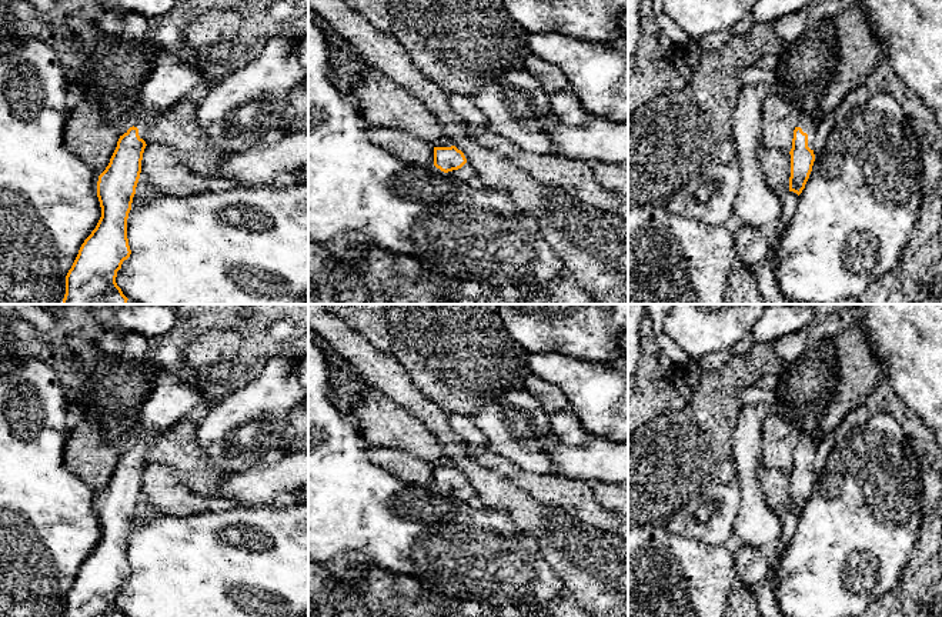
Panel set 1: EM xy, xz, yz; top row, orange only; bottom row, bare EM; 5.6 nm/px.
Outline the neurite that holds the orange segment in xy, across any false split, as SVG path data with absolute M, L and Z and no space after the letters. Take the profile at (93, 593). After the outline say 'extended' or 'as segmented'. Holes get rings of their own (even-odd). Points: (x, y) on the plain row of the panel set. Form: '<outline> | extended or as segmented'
M167 371L157 376L141 410L141 433L120 456L108 486L98 496L101 537L66 596L64 617L126 617L116 597L131 574L127 538L147 466L143 458L156 436L181 420L197 417L204 401L204 393L194 384Z | extended

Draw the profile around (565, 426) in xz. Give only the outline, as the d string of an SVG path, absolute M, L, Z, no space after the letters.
M571 408L550 414L550 427L559 441L571 446L581 446L597 438L584 428Z

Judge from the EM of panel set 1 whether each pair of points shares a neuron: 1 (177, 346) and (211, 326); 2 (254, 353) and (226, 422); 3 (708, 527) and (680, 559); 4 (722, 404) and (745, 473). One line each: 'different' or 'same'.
1: same
2: different
3: different
4: different

